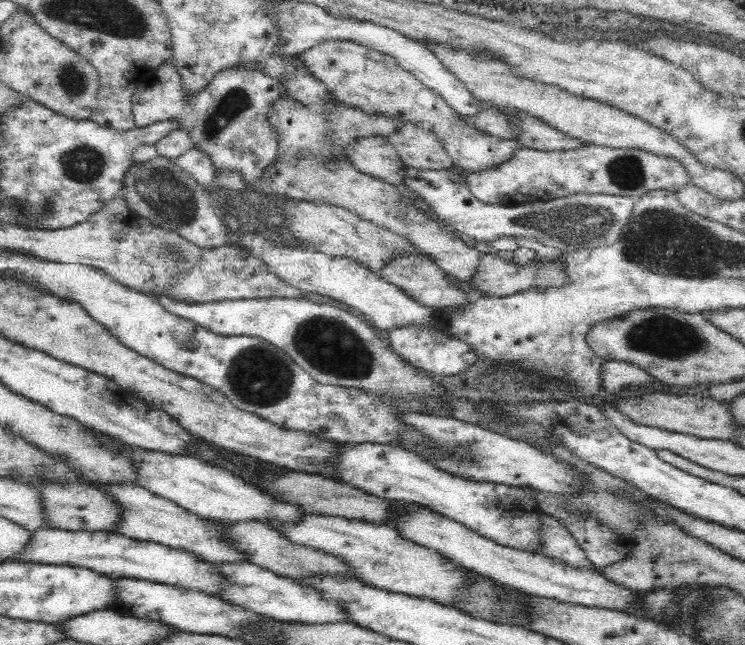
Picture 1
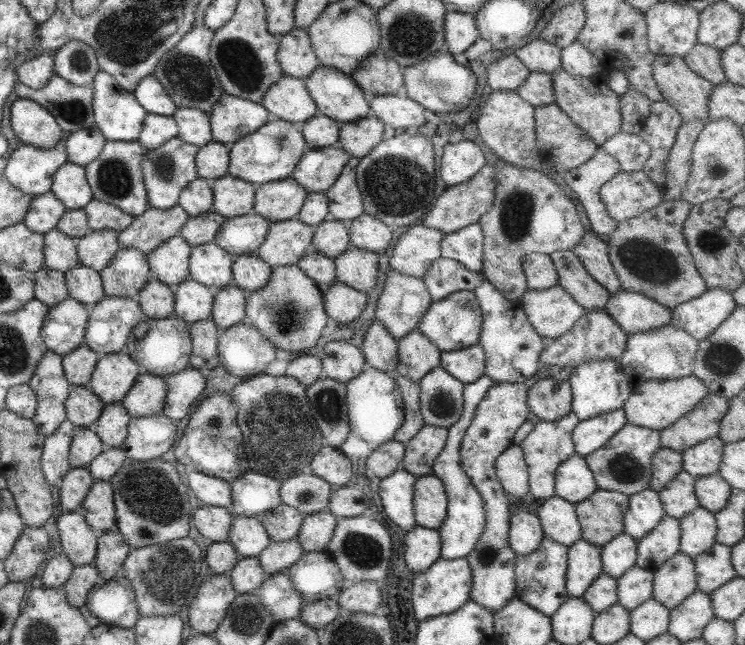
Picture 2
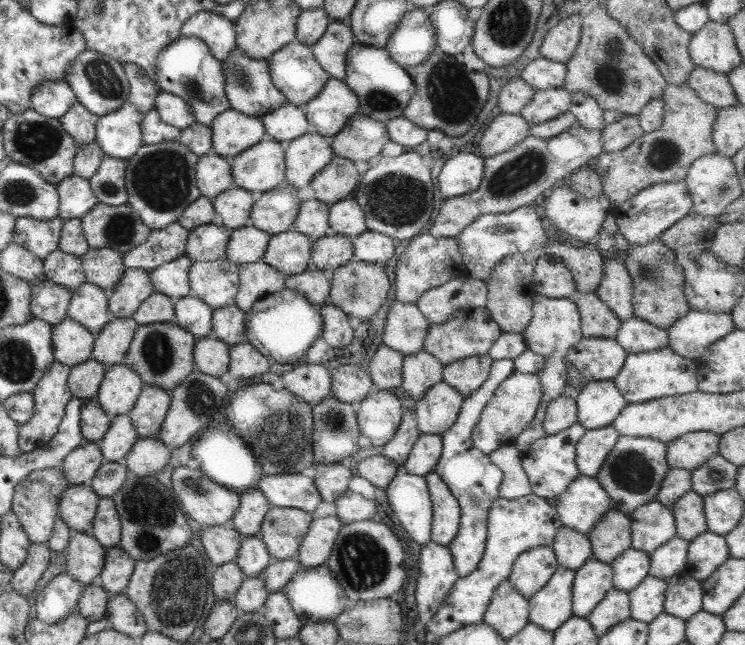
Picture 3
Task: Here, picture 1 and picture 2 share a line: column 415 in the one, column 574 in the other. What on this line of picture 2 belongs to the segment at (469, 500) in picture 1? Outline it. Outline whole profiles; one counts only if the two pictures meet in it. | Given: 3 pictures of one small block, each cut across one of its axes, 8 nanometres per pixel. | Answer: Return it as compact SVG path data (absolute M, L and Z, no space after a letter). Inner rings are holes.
M574 452L559 463L554 476L555 496L575 504L585 500L596 490L592 472L581 455Z

